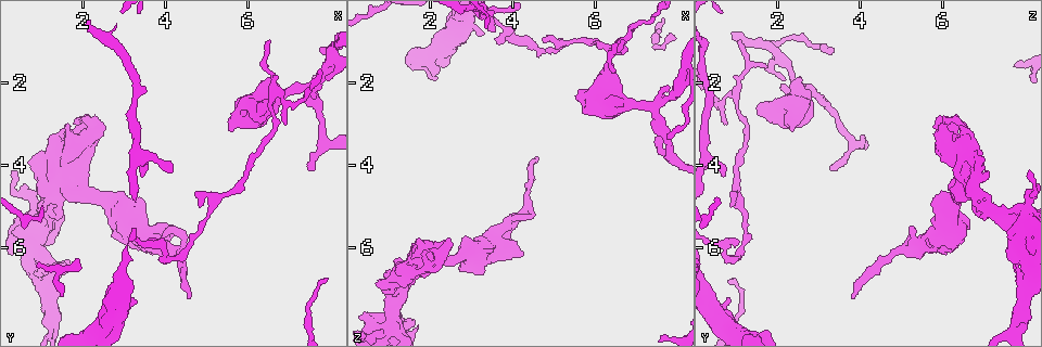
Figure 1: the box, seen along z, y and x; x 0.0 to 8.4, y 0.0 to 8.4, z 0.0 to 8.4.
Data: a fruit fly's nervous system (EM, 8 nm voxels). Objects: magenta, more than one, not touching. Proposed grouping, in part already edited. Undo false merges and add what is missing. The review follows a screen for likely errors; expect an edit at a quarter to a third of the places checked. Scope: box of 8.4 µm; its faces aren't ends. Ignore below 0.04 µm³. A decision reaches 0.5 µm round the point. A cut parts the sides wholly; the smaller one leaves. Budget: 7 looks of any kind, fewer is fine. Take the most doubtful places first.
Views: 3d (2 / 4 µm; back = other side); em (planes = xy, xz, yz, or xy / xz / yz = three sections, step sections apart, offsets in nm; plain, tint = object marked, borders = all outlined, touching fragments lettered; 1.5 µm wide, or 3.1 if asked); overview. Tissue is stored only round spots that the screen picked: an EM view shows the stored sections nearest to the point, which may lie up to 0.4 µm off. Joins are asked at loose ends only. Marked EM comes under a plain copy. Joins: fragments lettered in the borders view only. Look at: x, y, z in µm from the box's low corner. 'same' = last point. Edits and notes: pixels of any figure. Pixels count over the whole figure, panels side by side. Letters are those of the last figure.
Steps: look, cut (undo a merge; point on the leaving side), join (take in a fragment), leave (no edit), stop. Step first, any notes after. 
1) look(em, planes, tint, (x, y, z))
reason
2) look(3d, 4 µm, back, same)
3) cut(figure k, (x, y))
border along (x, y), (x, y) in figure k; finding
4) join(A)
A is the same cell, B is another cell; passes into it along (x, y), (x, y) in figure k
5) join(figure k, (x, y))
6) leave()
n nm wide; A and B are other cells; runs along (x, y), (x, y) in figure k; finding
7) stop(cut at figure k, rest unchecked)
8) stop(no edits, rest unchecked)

look(em, planes, borders, (7.35, 2.10, 2.60))
arms part here

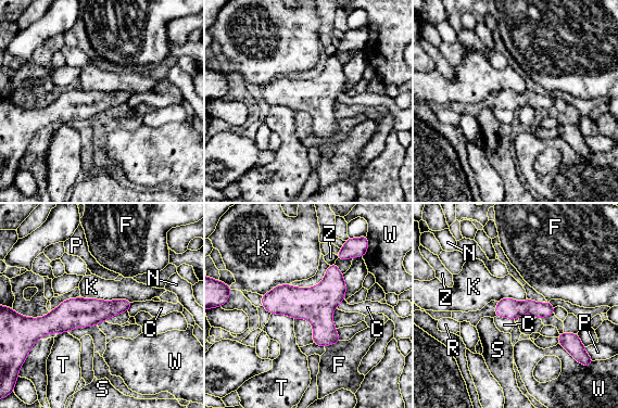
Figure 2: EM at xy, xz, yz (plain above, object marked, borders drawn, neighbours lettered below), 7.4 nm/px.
leave()
150 nm wide; C, F, K, N, P, R, S, T, W and Z are other cells; border along (80, 295), (133, 302) in figure 2; continuous, no second cell

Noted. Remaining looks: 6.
look(3d, 2 µm, (5.65, 3.15, 2.35))

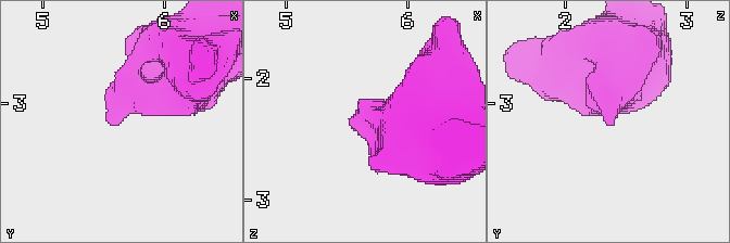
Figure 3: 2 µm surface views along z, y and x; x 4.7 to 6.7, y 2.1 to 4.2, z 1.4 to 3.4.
look(em, xz, step 8, borders, (5.58, 3.20, 2.36))
shape alone is not enough

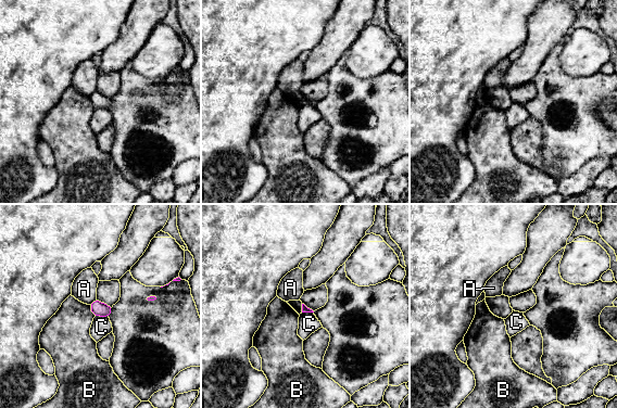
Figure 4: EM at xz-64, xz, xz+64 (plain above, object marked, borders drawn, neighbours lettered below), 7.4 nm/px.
look(em, planes, borders, same)
another direction

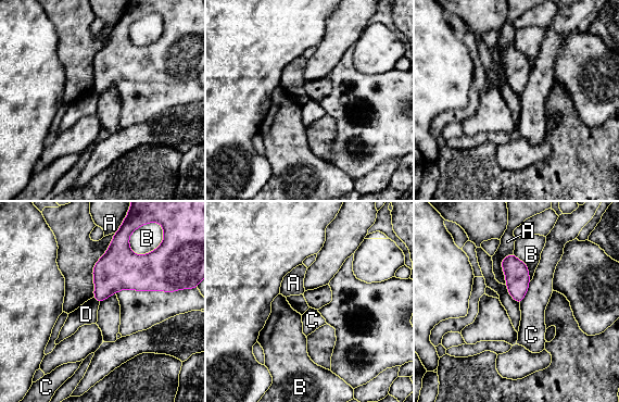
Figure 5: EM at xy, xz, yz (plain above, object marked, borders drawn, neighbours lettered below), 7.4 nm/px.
leave()
A, B, C and D are other cells; none of them fits

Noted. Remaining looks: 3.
look(3d, 2 µm, (6.50, 0.95, 1.05))
tapers out

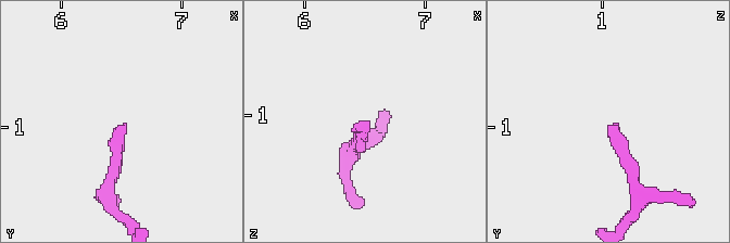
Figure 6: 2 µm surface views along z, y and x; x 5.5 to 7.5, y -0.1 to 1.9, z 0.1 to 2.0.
look(em, xy, step 4, borders, (6.50, 0.98, 1.04))

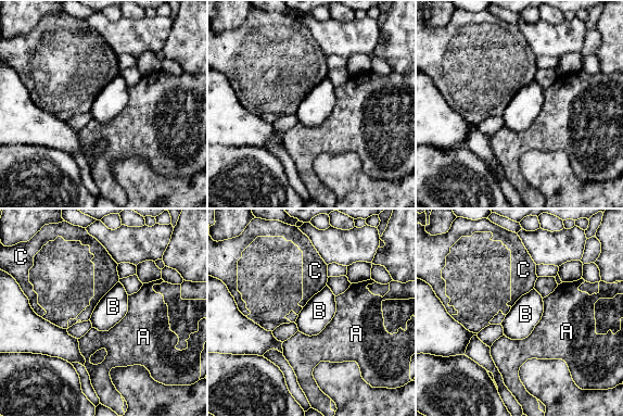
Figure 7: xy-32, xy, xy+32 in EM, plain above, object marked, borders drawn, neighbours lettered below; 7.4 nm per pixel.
look(em, planes, borders, same)

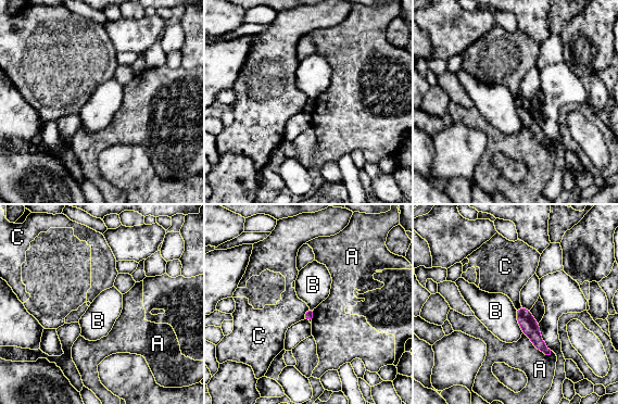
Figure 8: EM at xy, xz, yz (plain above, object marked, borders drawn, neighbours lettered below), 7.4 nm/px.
leave()
A, B and C are other cells; none of them fits

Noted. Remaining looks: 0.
stop(no edits, rest unchecked)

